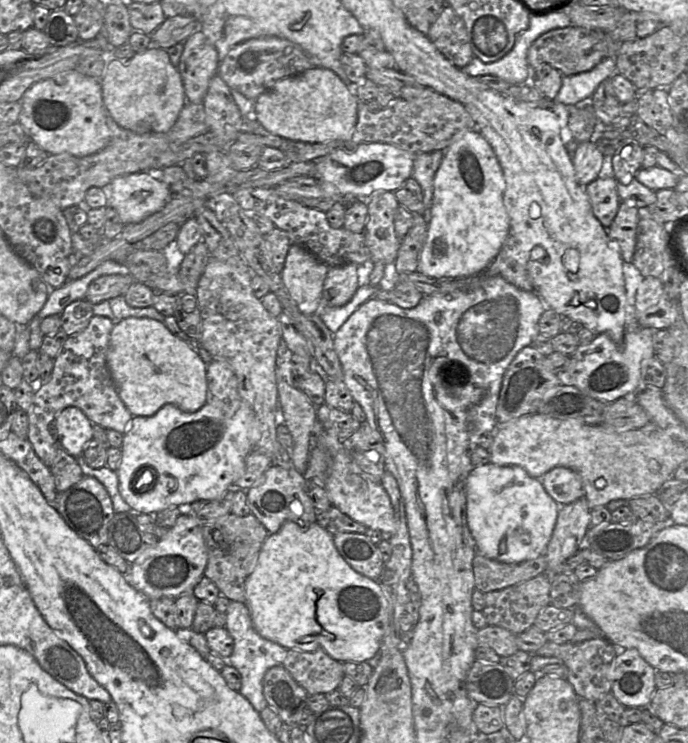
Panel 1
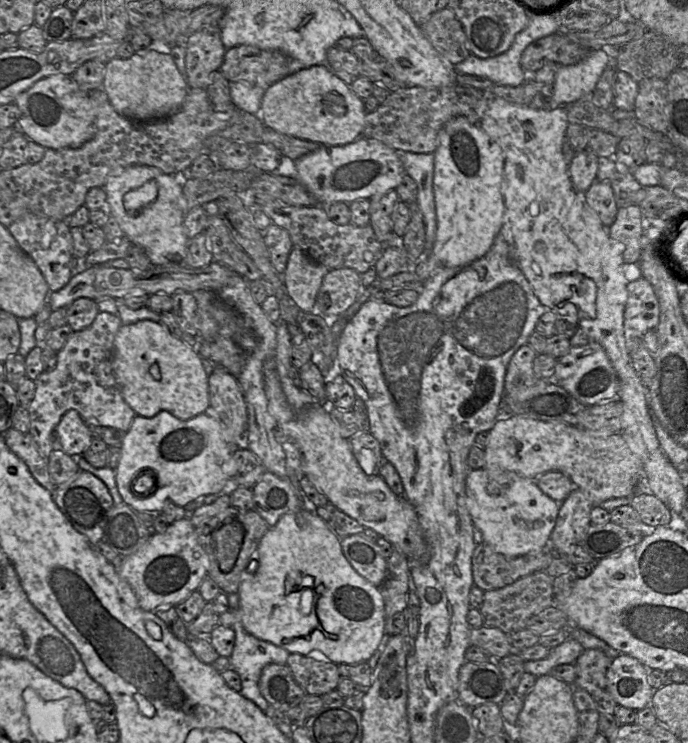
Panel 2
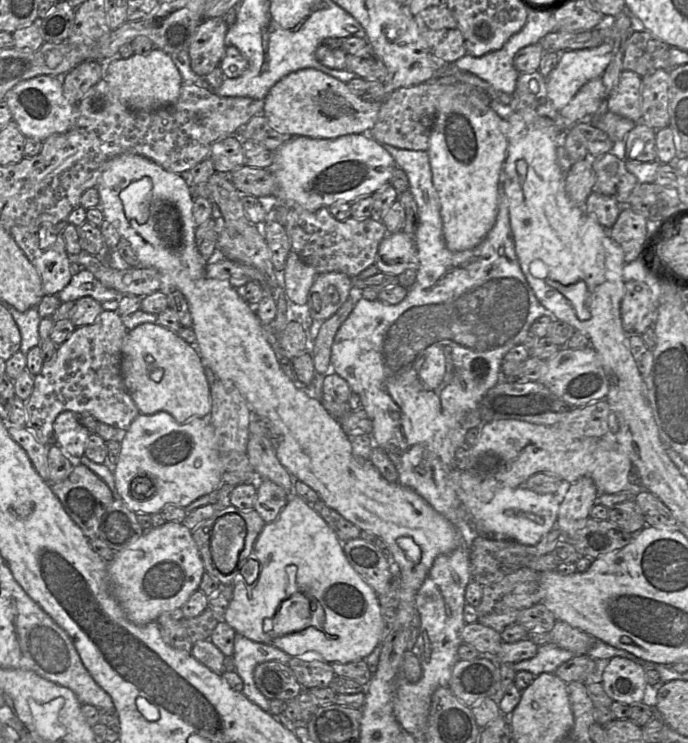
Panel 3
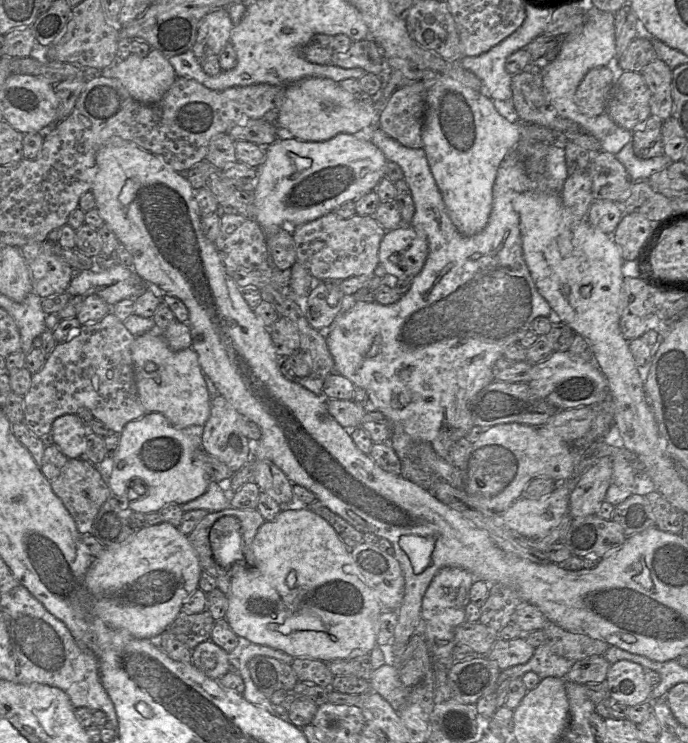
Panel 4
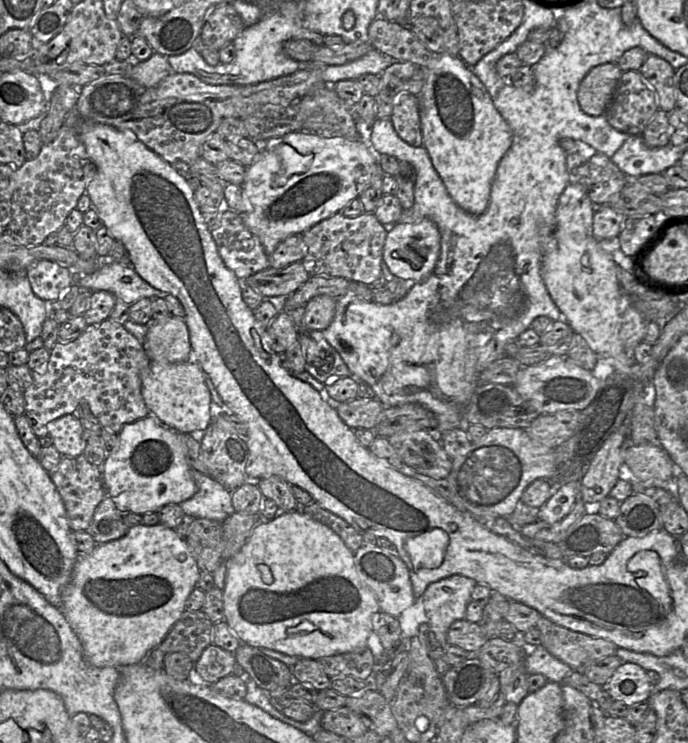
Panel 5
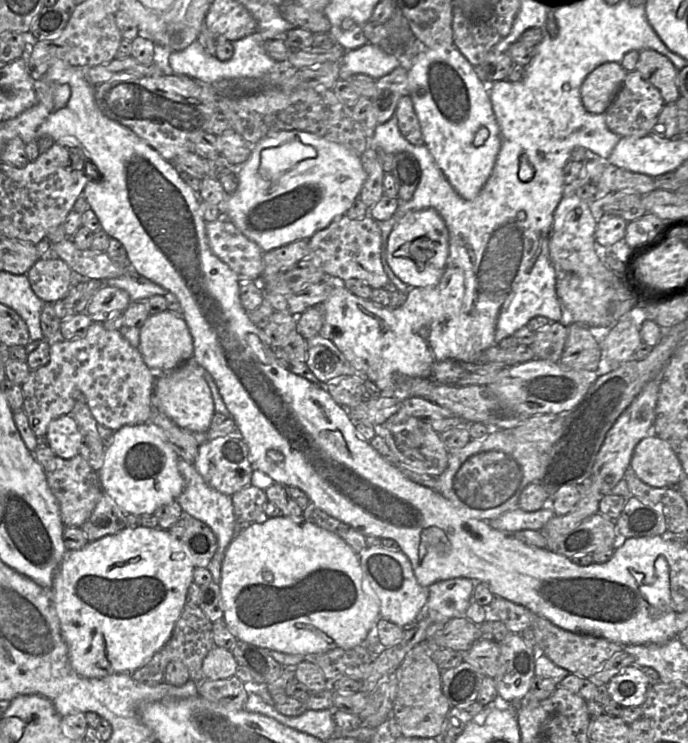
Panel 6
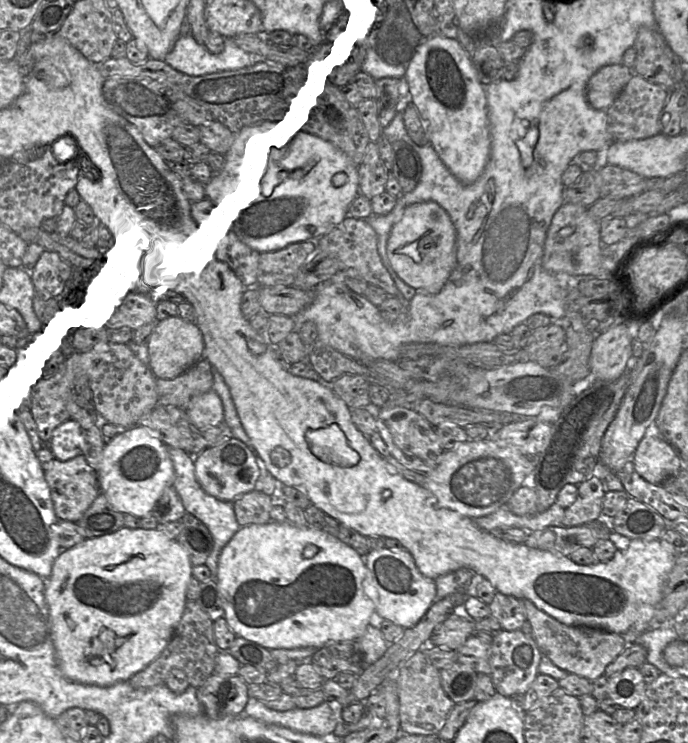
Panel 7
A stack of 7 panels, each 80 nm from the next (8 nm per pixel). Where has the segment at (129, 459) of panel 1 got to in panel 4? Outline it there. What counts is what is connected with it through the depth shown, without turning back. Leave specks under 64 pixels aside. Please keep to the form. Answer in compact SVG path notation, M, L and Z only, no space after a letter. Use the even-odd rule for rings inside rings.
M148 412L128 422L119 434L120 443L111 465L105 469L111 493L120 500L122 508L148 514L159 512L168 504L183 505L201 496L210 482L205 469L193 464L197 452L202 449L202 432L203 426L177 428L158 412ZM133 480L141 480L146 492L139 499L129 500Z

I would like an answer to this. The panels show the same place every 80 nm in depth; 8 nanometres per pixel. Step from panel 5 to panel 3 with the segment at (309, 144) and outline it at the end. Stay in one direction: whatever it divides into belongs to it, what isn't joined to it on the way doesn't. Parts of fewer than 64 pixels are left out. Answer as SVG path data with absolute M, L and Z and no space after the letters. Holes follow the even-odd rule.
M350 134L335 139L312 139L292 137L274 152L274 161L269 170L276 179L276 188L271 204L300 207L307 211L329 208L336 203L352 203L362 196L370 196L390 183L396 163L385 147L372 137Z

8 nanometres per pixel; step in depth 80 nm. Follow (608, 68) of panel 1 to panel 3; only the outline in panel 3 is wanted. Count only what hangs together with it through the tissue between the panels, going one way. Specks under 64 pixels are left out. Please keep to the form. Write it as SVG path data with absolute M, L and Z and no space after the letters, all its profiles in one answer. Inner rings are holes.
M605 42L598 47L568 50L560 53L557 66L546 79L548 96L560 111L588 81L602 77L612 58L612 44Z

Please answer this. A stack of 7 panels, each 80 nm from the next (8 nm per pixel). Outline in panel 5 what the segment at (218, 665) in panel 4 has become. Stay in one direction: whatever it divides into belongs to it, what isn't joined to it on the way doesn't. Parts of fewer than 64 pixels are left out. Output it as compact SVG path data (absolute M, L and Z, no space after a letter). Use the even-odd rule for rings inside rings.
M214 645L207 646L194 664L194 676L187 680L195 684L213 684L233 674L235 654Z

